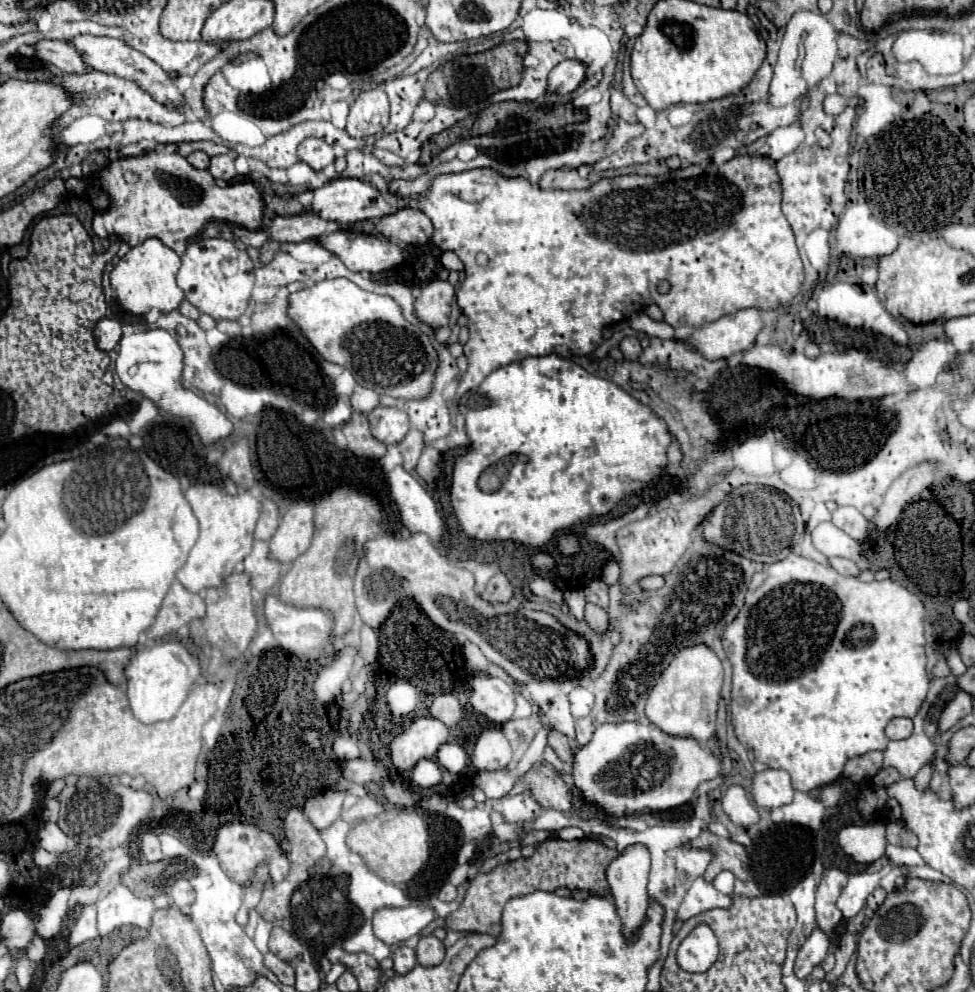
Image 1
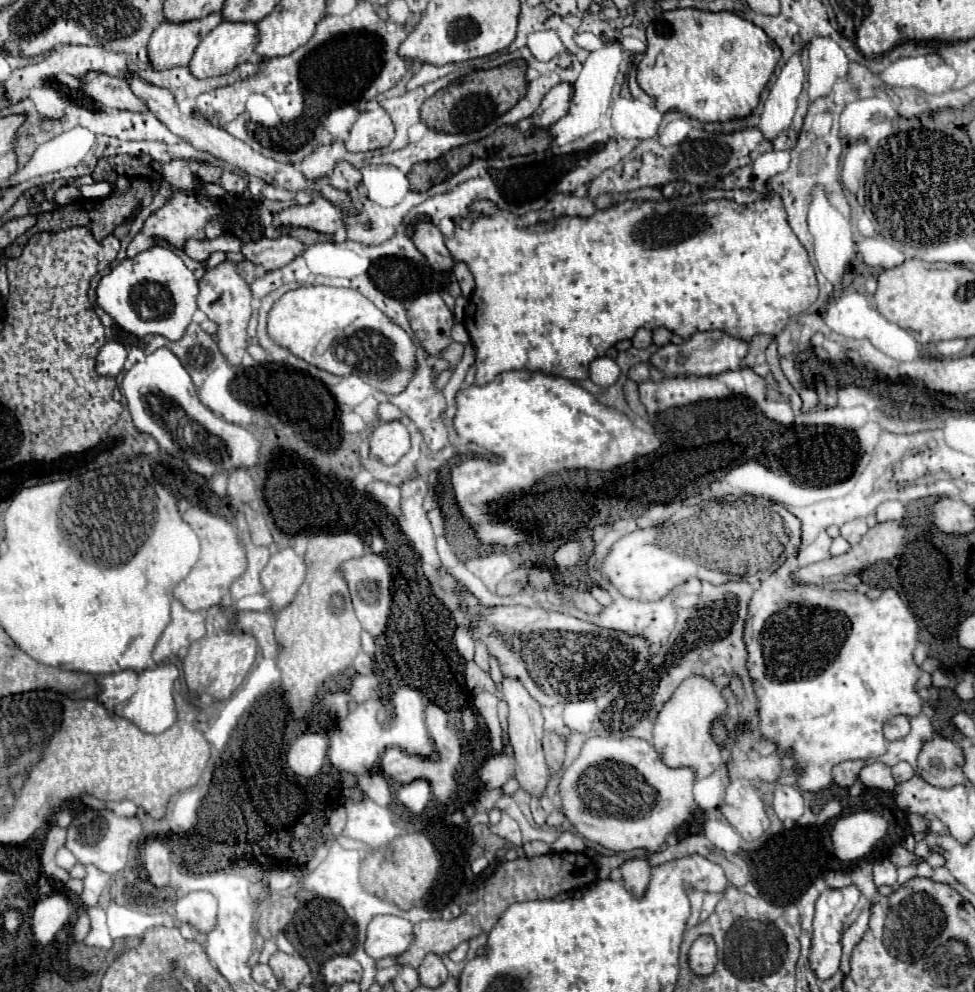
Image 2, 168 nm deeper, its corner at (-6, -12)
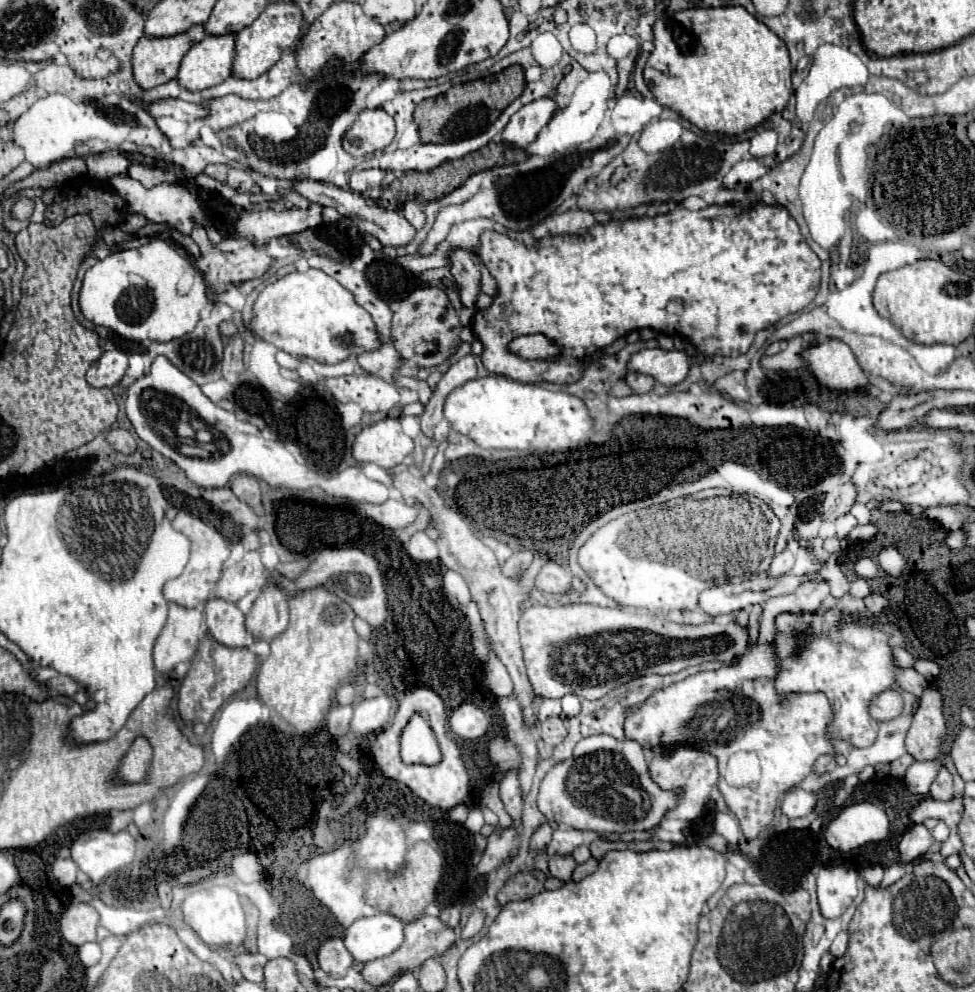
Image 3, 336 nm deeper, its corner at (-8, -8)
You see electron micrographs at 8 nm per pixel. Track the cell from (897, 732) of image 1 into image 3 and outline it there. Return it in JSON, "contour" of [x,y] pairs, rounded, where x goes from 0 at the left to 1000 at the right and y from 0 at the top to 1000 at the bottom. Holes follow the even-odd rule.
{"contour":[[[910,696],[910,698],[902,700],[902,702],[893,708],[891,718],[893,718],[893,722],[895,722],[899,728],[912,728],[912,726],[916,726],[918,722],[922,722],[922,720],[926,718],[924,700],[918,698],[918,696]]]}

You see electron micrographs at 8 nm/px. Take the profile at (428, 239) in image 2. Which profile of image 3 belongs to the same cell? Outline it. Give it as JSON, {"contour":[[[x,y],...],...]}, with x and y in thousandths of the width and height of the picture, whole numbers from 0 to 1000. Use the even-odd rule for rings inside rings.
{"contour":[[[467,250],[461,254],[461,272],[473,290],[473,306],[485,310],[491,298],[491,270],[479,252]]]}

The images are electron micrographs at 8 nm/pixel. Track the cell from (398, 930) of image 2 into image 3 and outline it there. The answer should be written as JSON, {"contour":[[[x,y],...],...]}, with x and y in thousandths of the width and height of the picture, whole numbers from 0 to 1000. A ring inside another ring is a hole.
{"contour":[[[397,919],[362,929],[354,940],[354,954],[368,970],[381,970],[405,960],[415,946],[415,929]]]}

